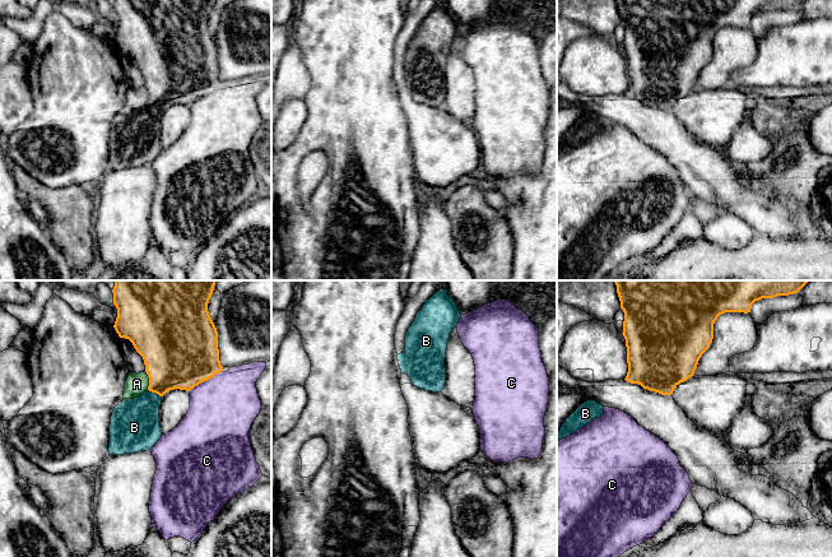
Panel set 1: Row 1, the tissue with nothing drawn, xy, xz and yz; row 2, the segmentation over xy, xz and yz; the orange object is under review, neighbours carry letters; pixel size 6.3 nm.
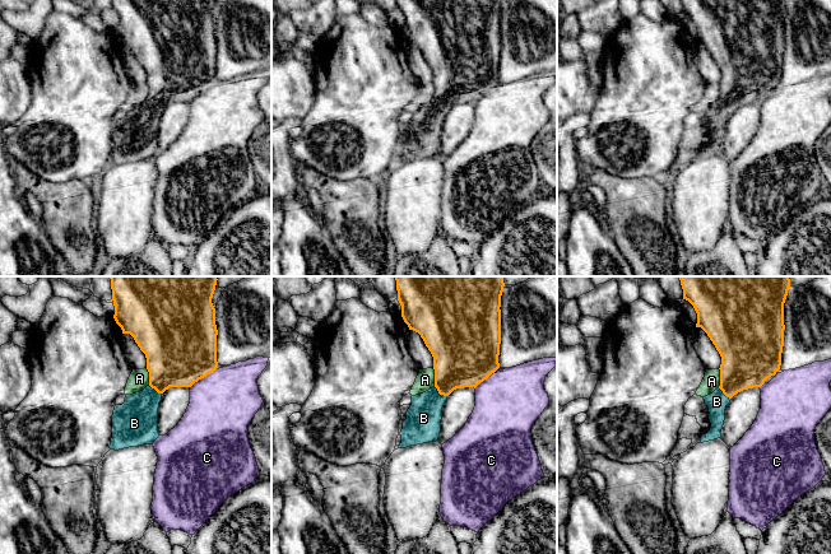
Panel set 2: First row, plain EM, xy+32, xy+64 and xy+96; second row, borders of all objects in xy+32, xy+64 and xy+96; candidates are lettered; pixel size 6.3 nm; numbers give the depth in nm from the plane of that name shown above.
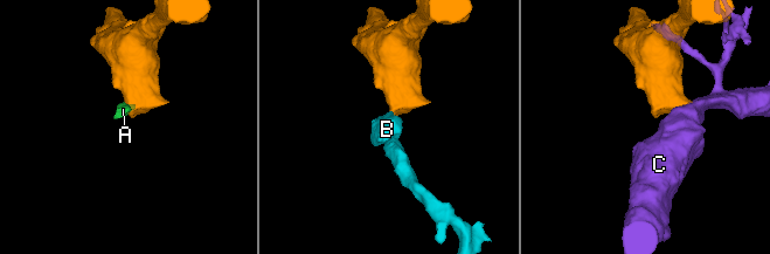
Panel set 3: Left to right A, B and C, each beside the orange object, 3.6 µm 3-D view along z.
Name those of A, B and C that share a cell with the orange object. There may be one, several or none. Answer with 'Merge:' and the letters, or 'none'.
Merge: B

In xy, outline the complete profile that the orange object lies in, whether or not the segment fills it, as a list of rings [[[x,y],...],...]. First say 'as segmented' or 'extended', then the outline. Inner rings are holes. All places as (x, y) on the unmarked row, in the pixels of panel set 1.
extended; [[[115,0],[117,23],[115,45],[129,54],[143,71],[149,92],[148,105],[116,120],[110,138],[110,170],[150,164],[162,152],[159,121],[163,110],[175,103],[190,106],[222,87],[218,46],[209,29],[208,18],[214,0]]]

